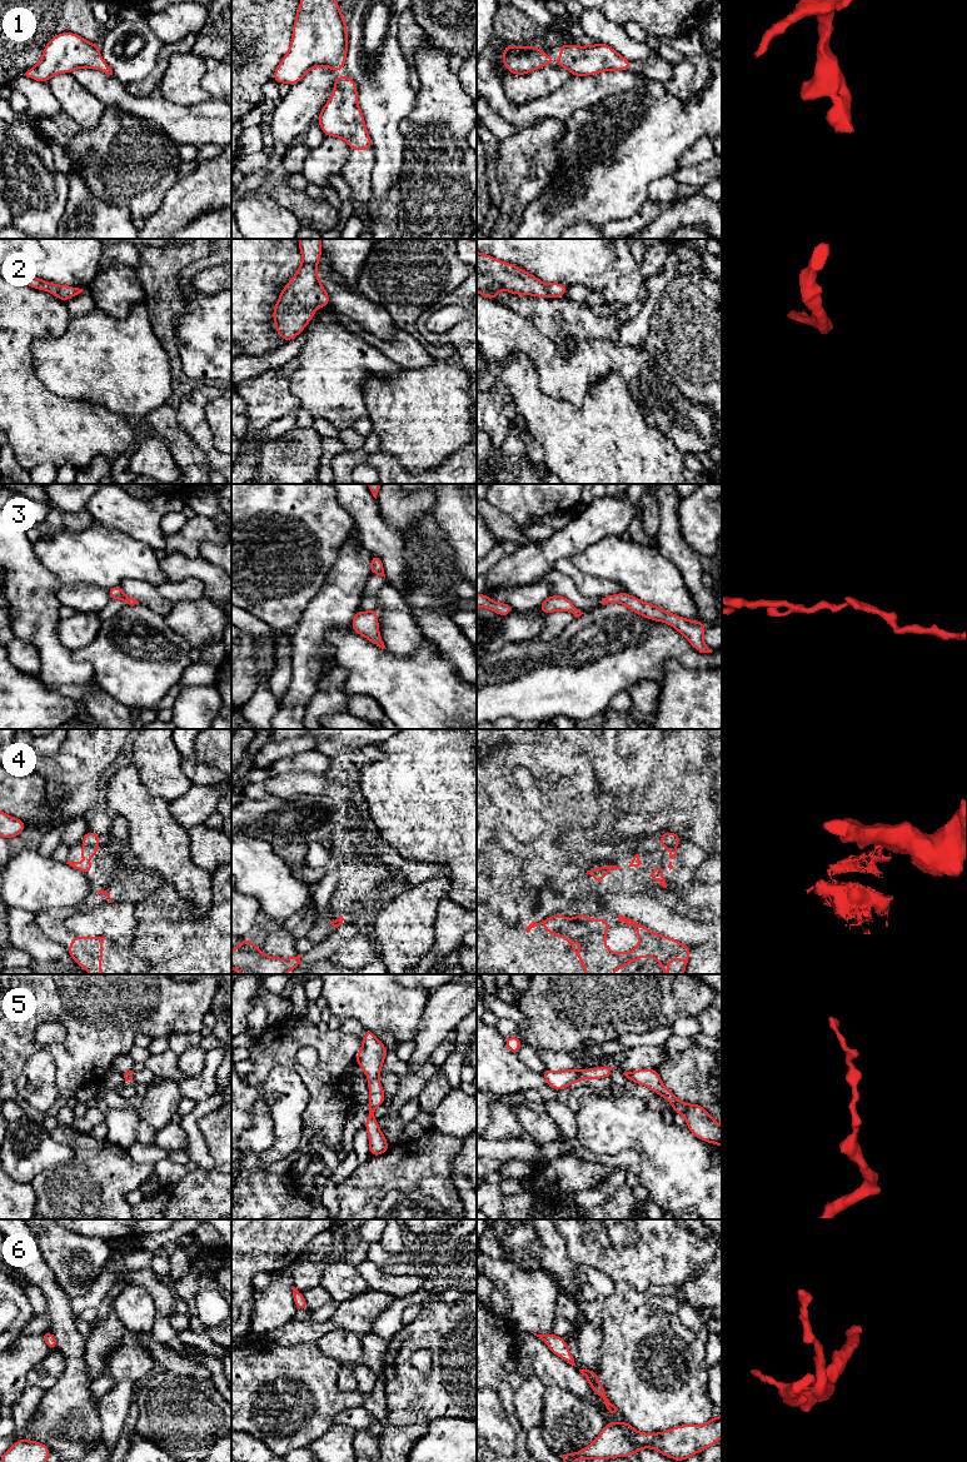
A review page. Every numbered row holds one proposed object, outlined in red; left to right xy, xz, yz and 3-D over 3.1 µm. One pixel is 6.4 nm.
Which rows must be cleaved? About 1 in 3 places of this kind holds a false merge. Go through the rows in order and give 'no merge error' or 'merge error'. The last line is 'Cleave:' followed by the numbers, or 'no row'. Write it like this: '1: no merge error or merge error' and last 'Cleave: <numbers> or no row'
1: no merge error
2: no merge error
3: no merge error
4: merge error
5: no merge error
6: no merge error
Cleave: 4

